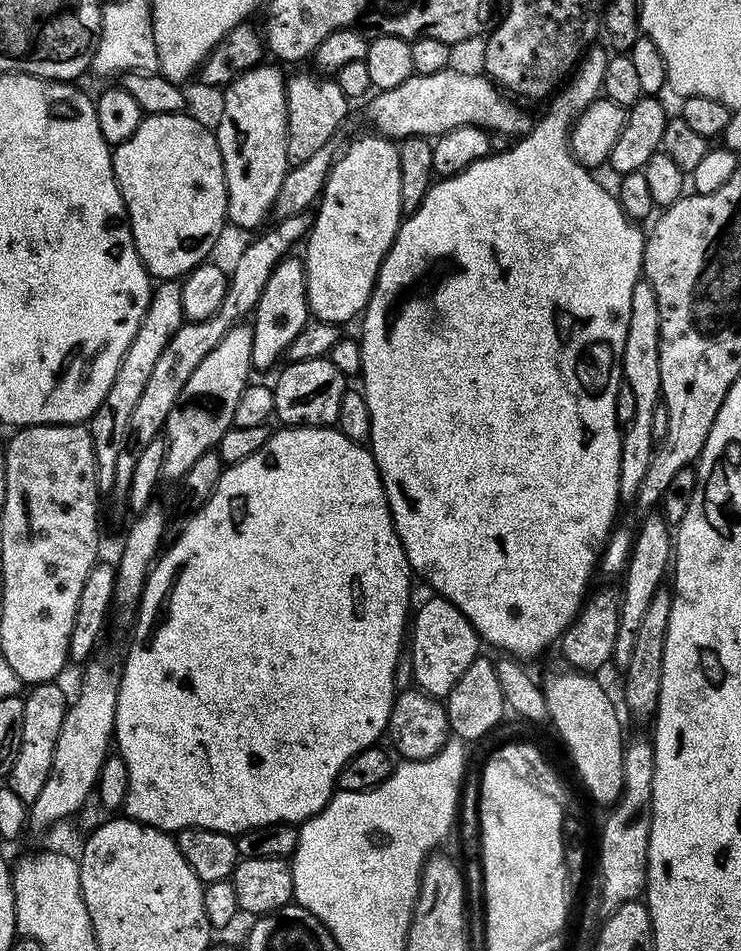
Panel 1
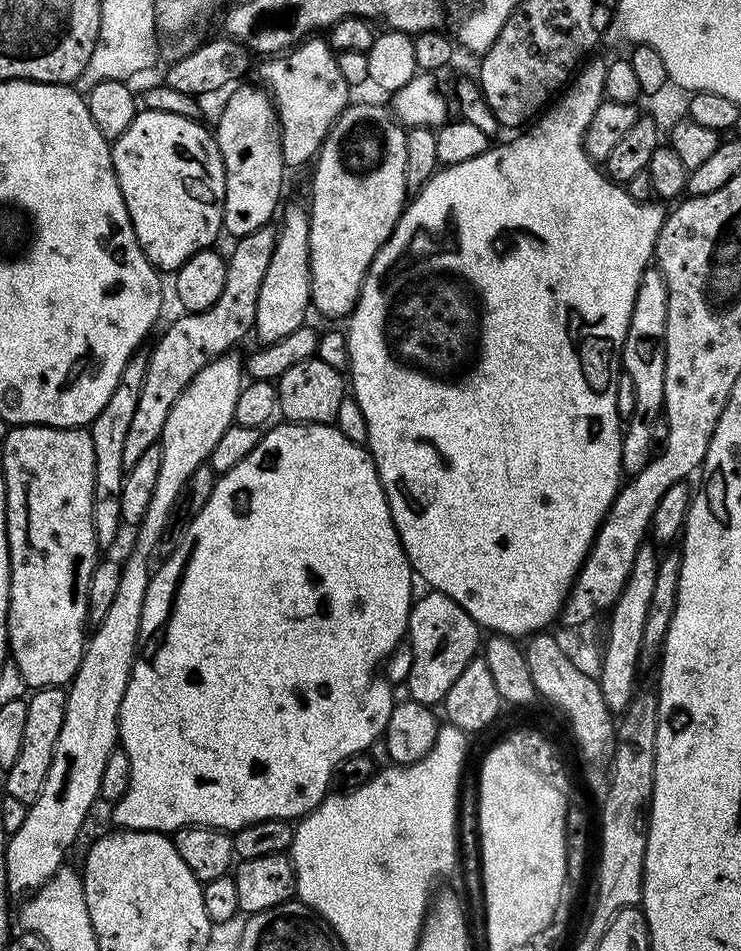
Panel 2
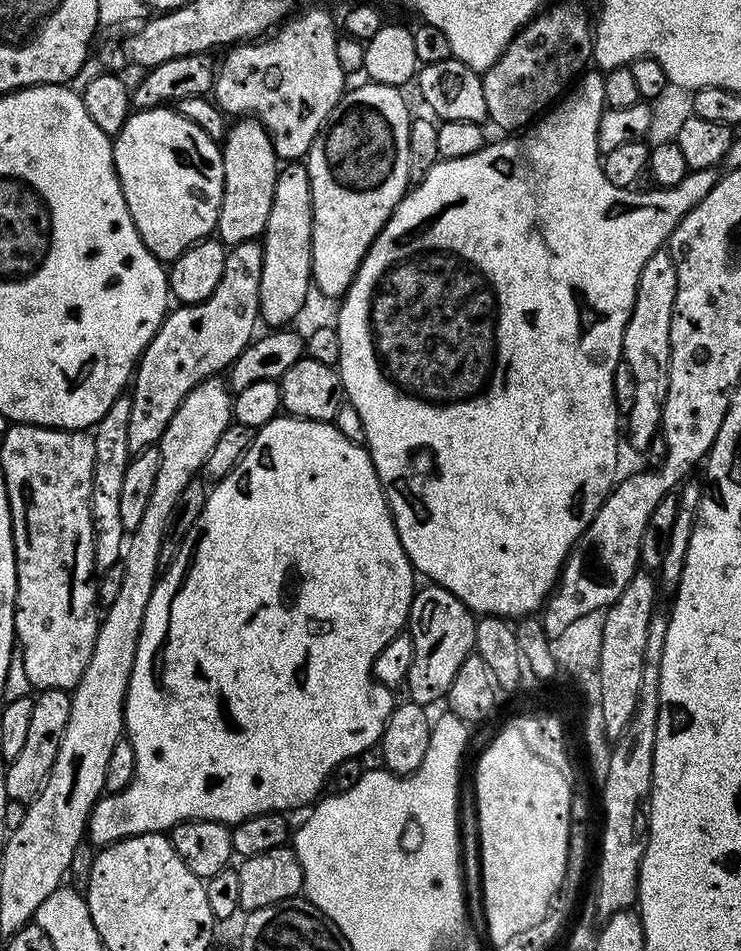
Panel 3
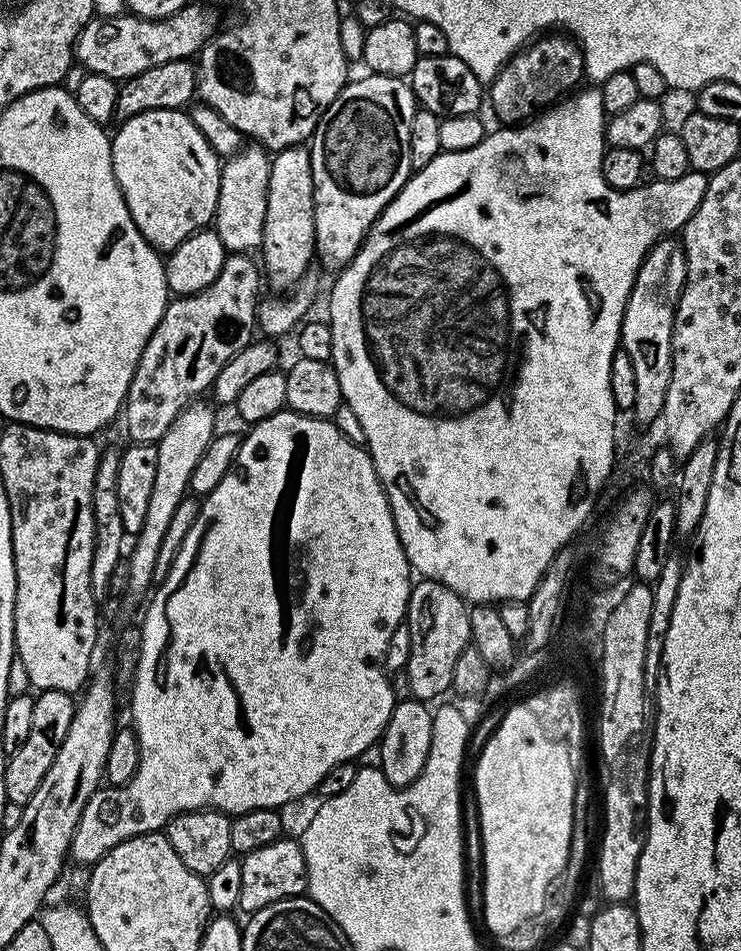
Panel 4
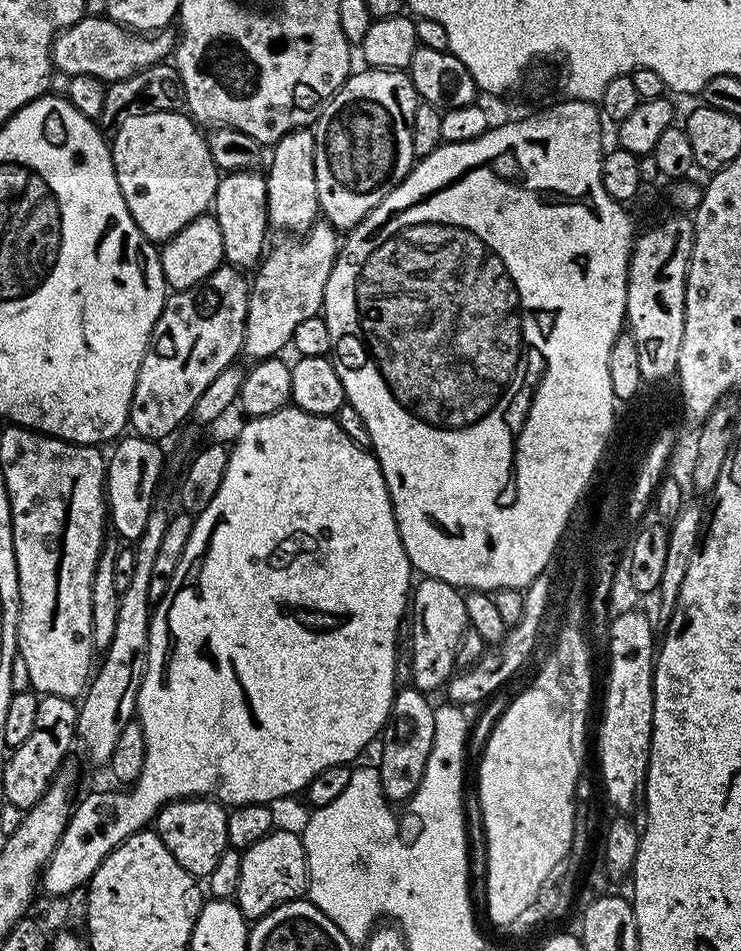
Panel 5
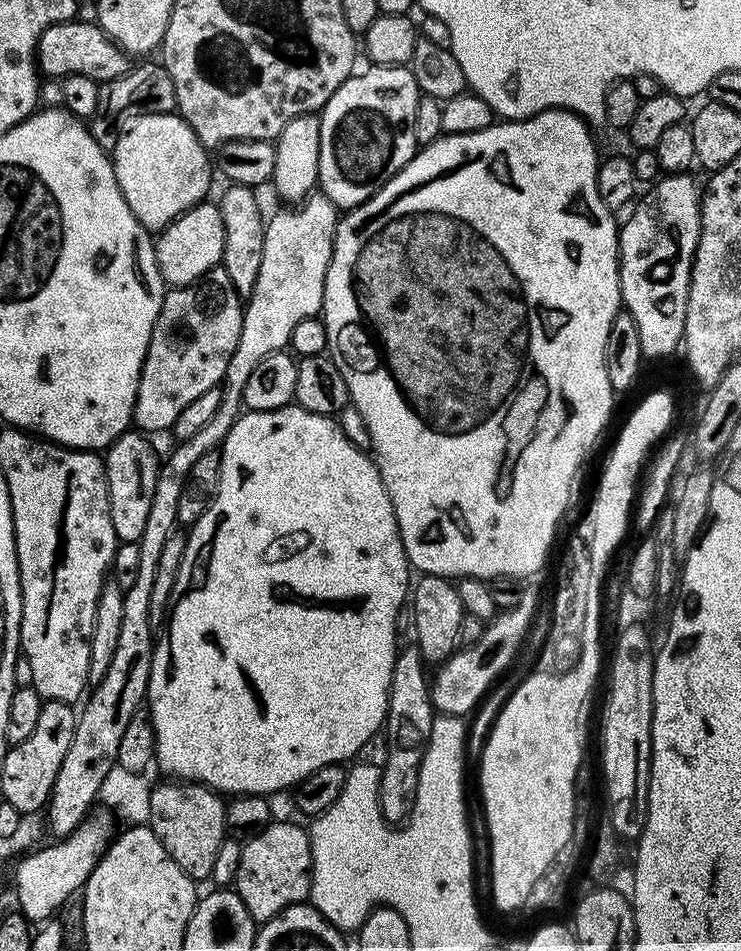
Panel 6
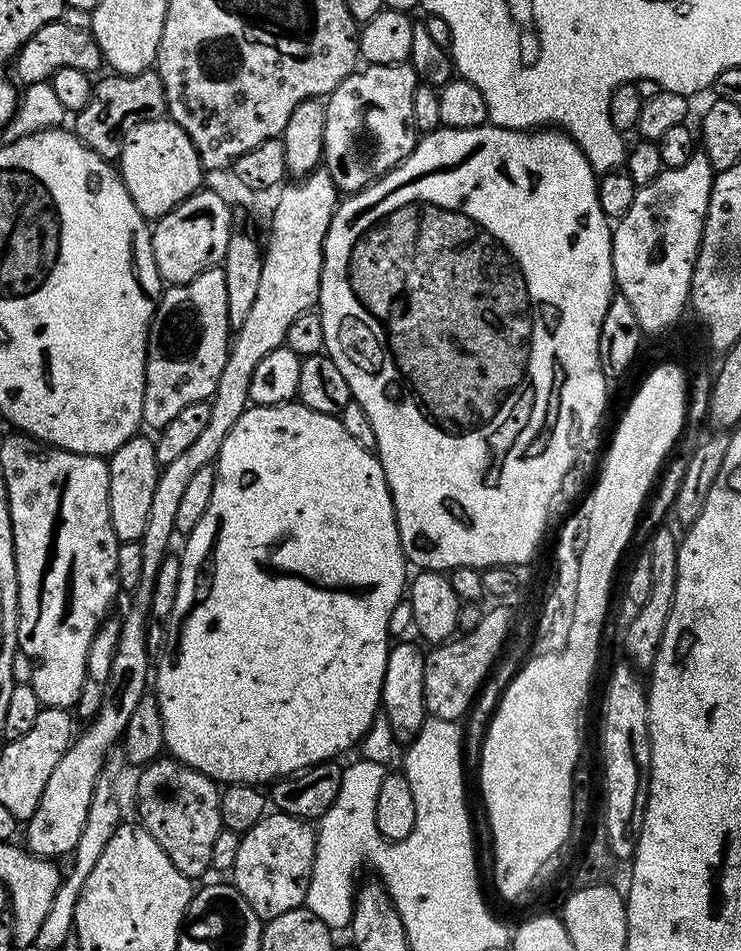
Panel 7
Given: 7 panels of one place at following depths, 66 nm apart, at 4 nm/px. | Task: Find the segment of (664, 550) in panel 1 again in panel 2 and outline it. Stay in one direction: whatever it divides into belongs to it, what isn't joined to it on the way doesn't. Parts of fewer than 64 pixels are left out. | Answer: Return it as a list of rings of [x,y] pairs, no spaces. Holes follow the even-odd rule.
[[[645,542],[641,545],[634,557],[625,586],[610,608],[612,617],[608,620],[608,641],[604,640],[602,644],[603,664],[598,679],[602,698],[606,698],[606,706],[614,714],[622,714],[628,709],[638,688],[636,668],[641,667],[642,630],[646,630],[646,613],[650,611],[650,598],[654,598],[654,578],[658,578],[658,566],[661,562],[661,557],[656,556],[655,550],[657,551],[651,543]]]

